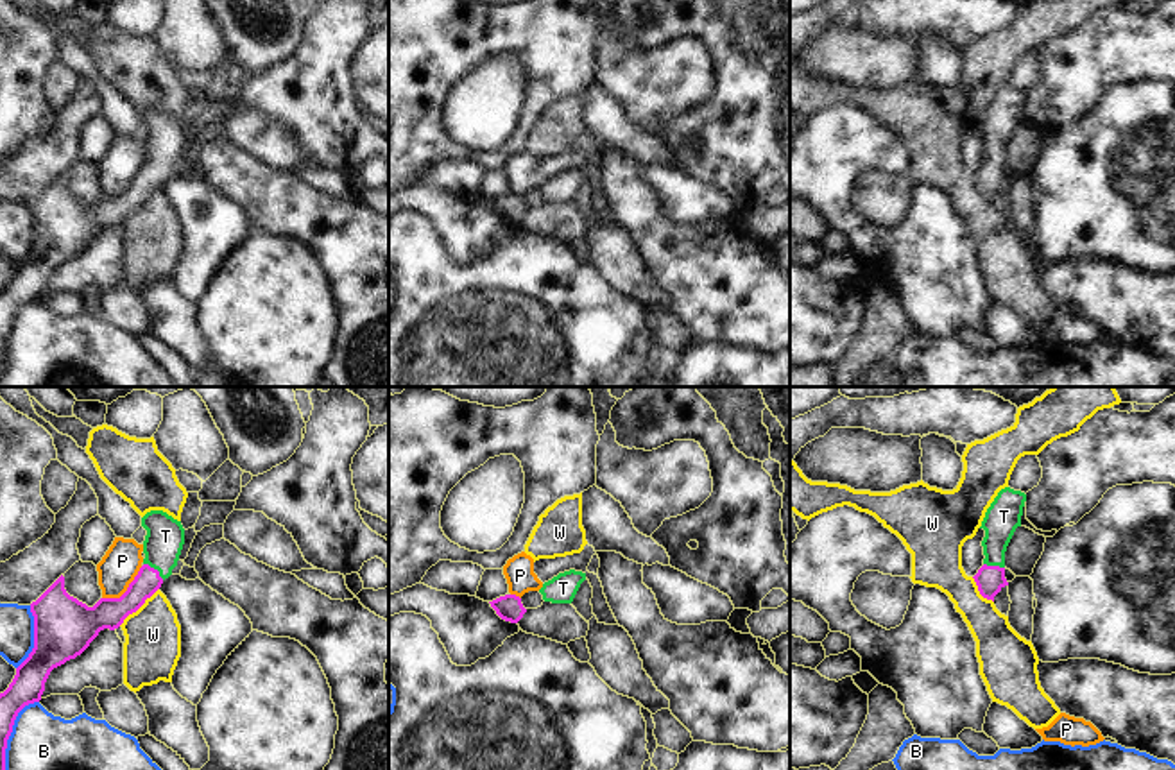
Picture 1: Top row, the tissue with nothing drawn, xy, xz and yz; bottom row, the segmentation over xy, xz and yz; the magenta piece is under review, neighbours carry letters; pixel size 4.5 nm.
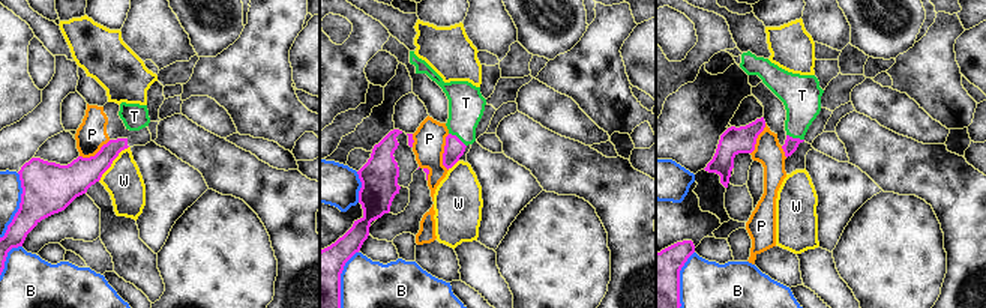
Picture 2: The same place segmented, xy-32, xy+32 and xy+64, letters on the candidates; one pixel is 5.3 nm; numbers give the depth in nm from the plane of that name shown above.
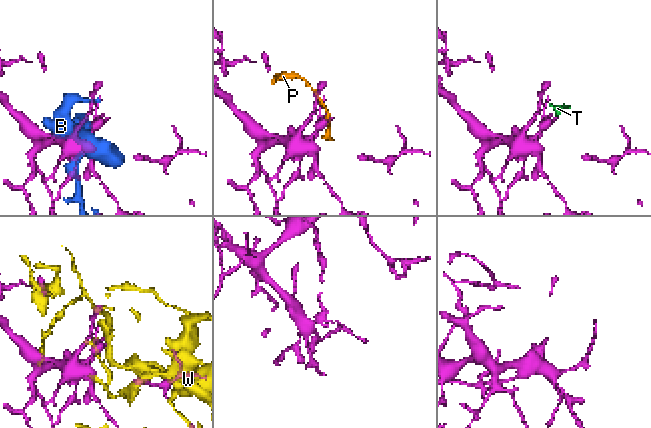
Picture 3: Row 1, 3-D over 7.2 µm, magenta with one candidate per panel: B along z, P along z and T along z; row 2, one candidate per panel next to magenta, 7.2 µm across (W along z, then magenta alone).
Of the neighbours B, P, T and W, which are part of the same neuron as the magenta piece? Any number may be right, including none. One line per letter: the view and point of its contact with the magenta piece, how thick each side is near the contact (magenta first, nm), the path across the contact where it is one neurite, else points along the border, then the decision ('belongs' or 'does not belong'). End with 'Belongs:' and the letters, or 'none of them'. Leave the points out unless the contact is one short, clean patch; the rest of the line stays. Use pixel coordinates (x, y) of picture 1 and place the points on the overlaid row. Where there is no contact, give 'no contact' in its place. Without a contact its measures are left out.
B: meets magenta in xy at (34, 638); 280 nm thick on the magenta side, 160 nm on the other; does not belong
P: meets magenta in xy at (128, 590); 150 nm thick on the magenta side, 170 nm on the other; border along xy (142, 566), (119, 597), (102, 598); does not belong
T: meets magenta in xy at (153, 568); 120 nm thick on the magenta side, 180 nm on the other; runs through xy (147, 581), (153, 568), (162, 557), (165, 536); belongs
W: meets magenta in xy at (138, 607); 150 nm thick on the magenta side, 260 nm on the other; does not belong
Belongs: T

